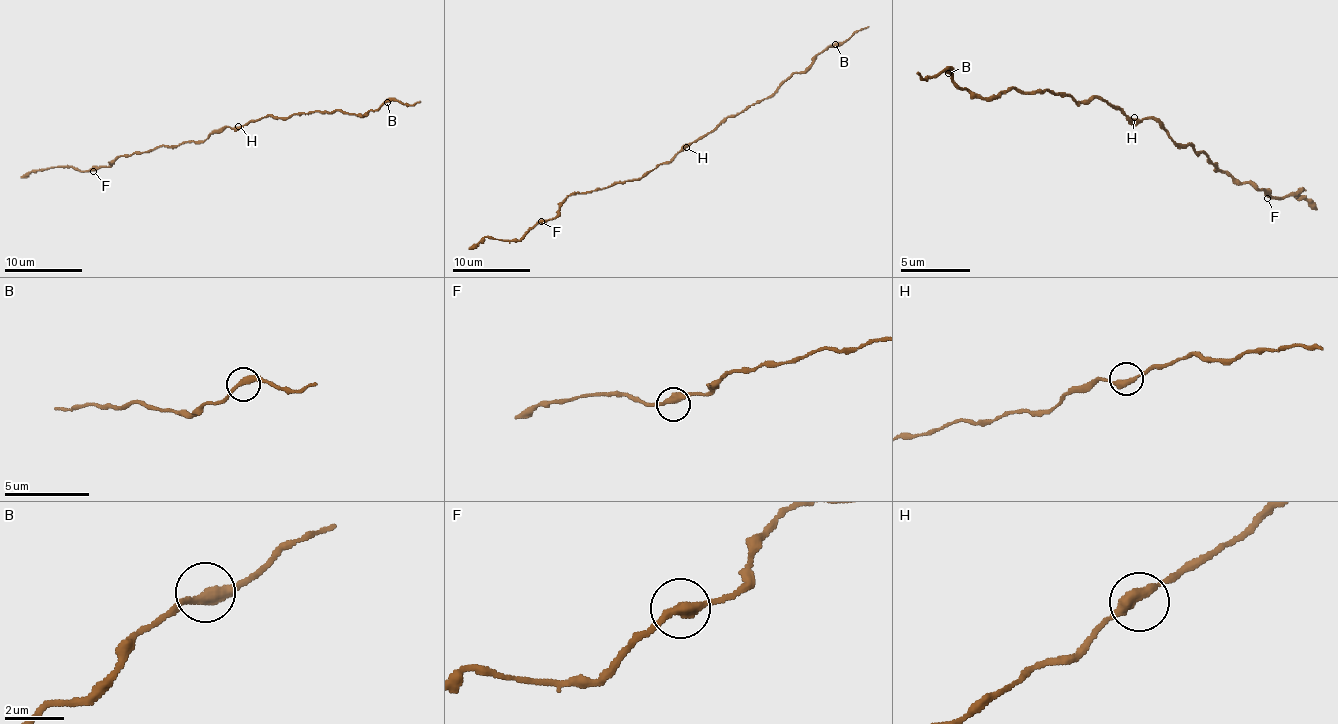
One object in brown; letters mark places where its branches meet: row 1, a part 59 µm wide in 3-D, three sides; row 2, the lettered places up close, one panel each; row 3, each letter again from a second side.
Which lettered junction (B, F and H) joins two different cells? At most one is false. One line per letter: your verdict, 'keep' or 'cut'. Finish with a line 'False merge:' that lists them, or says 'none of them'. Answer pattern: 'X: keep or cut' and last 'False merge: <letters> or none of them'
B: keep
F: keep
H: keep
False merge: none of them

